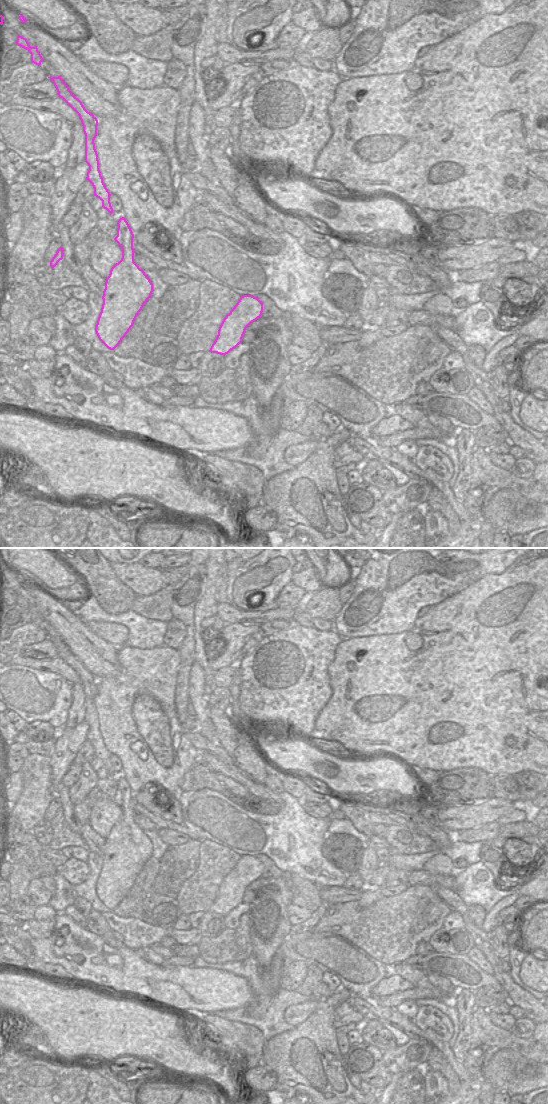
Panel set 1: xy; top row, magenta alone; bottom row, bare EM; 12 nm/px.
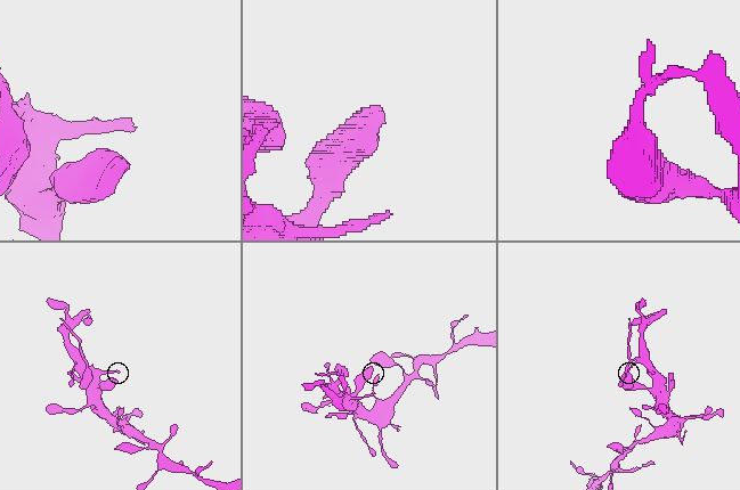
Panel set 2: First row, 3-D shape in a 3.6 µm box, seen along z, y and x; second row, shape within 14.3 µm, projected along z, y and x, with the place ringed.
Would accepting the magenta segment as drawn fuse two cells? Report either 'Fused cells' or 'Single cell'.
Fused cells

